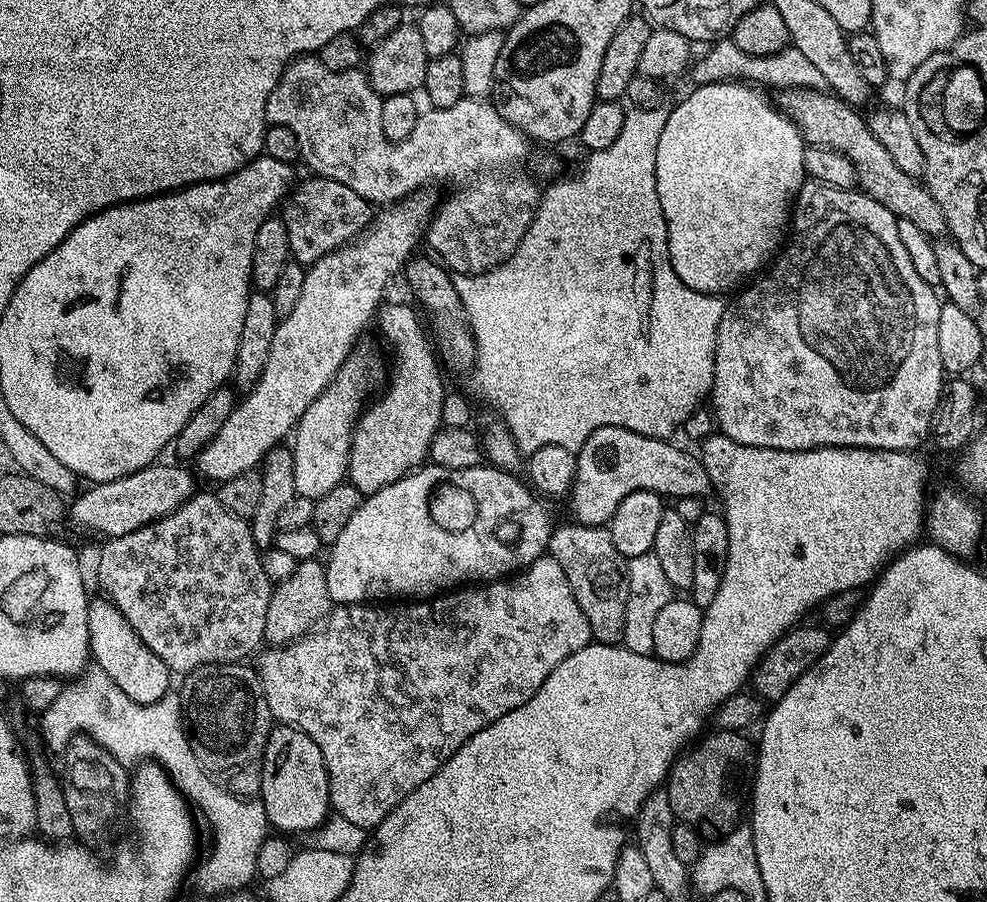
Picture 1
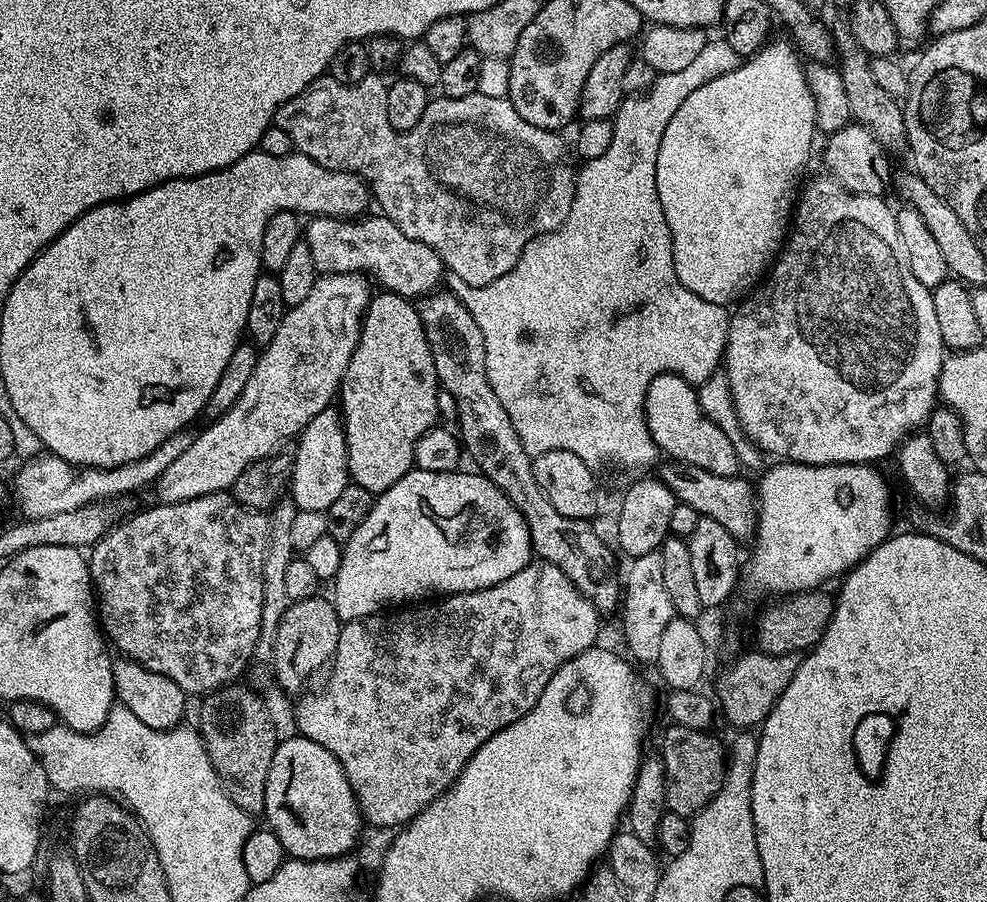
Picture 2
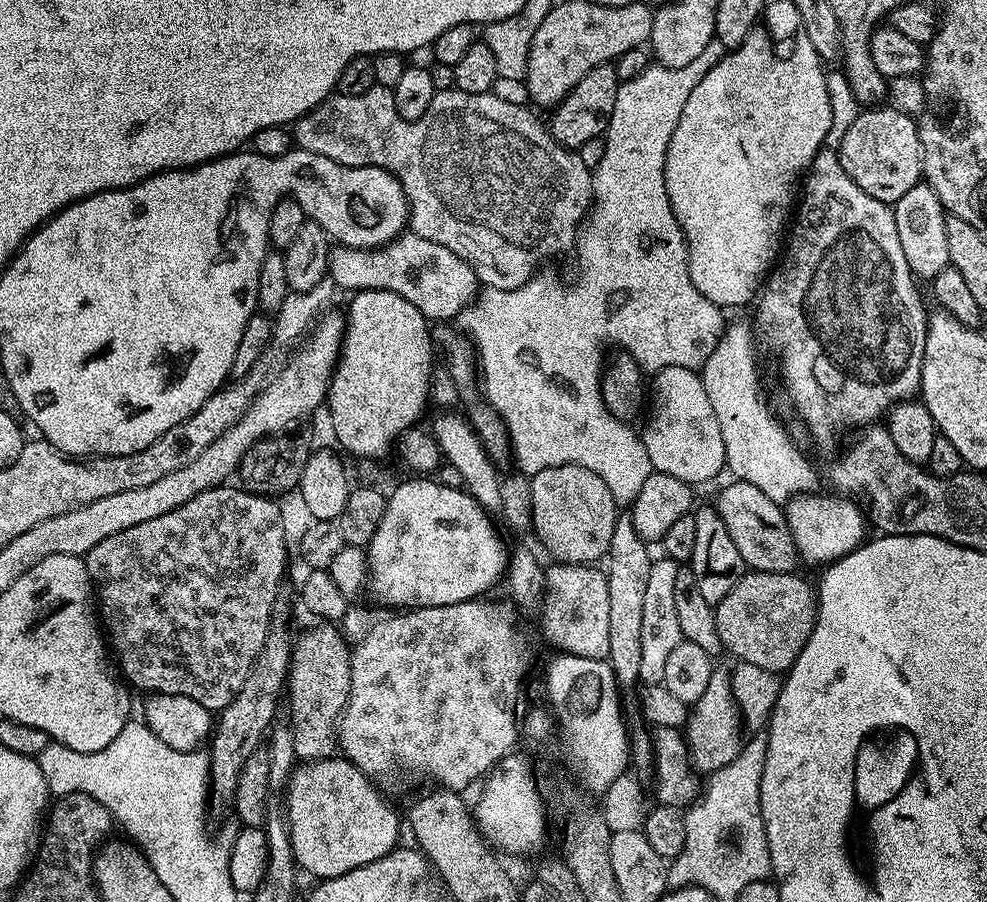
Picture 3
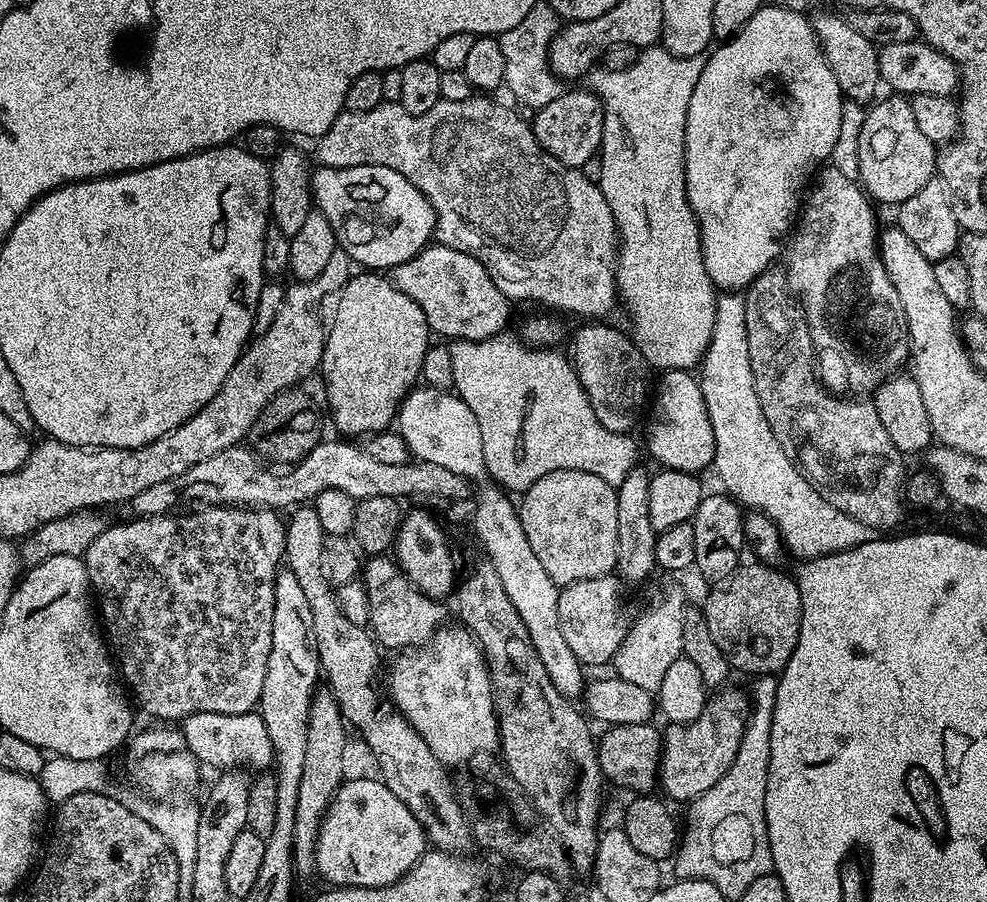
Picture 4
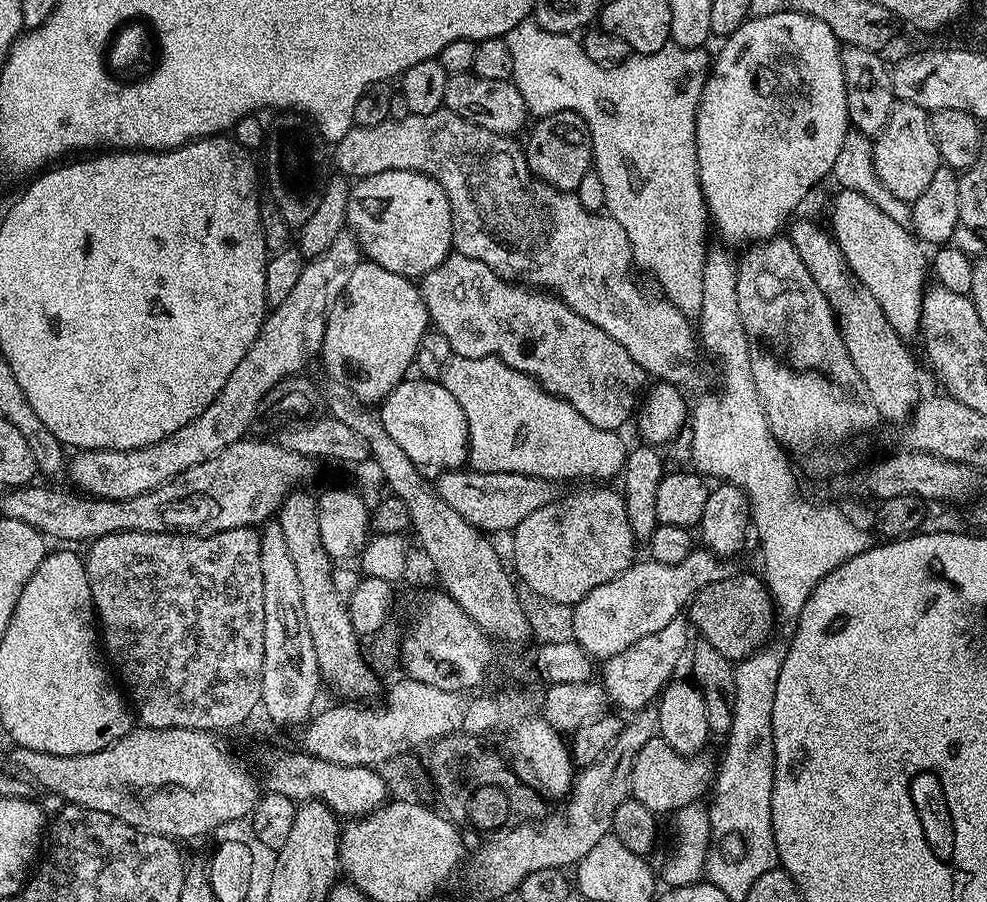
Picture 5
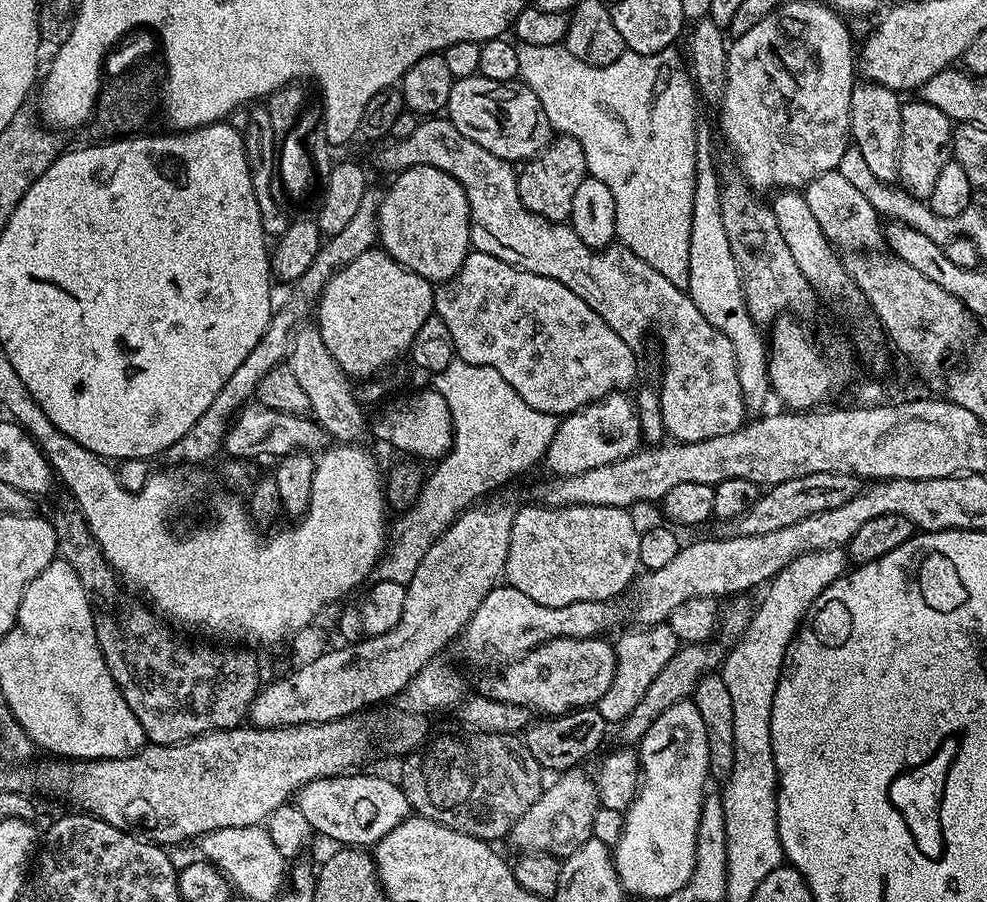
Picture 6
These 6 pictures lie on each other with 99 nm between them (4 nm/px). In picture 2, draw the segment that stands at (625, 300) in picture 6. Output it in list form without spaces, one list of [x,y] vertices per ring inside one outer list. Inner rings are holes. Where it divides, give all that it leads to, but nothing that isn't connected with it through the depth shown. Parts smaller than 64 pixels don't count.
[[[327,74],[320,76],[304,92],[299,92],[278,109],[274,117],[275,127],[286,130],[286,134],[290,134],[292,147],[299,155],[318,162],[318,166],[326,166],[330,170],[339,172],[353,172],[354,175],[359,176],[368,185],[371,199],[375,203],[376,200],[380,203],[379,211],[387,216],[390,222],[394,222],[394,226],[398,226],[398,230],[402,230],[406,238],[414,238],[414,242],[426,242],[426,246],[430,246],[440,255],[445,269],[452,276],[462,278],[462,282],[466,282],[471,288],[481,288],[502,278],[502,274],[506,274],[515,266],[522,250],[526,250],[531,240],[538,238],[544,232],[558,230],[558,226],[566,222],[566,214],[570,214],[570,206],[574,202],[578,172],[575,167],[572,169],[573,157],[570,155],[569,145],[568,148],[564,145],[563,135],[542,130],[538,126],[530,126],[530,122],[526,122],[526,118],[522,118],[522,114],[514,110],[514,106],[507,98],[486,98],[486,94],[481,92],[475,92],[473,96],[466,98],[444,96],[439,98],[440,100],[429,99],[426,114],[422,114],[422,122],[418,122],[414,130],[396,132],[394,126],[390,126],[390,118],[386,118],[388,84],[380,81],[379,78],[381,78],[379,75],[373,74],[362,78],[362,82],[343,84]]]

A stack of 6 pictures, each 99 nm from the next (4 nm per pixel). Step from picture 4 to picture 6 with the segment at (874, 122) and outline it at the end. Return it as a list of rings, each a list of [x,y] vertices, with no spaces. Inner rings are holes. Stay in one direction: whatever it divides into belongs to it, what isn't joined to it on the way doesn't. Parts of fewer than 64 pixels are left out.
[[[916,98],[901,103],[902,110],[902,142],[900,143],[900,174],[898,184],[904,192],[917,202],[927,201],[942,166],[952,155],[952,129],[954,121],[938,106],[930,106],[923,98]]]

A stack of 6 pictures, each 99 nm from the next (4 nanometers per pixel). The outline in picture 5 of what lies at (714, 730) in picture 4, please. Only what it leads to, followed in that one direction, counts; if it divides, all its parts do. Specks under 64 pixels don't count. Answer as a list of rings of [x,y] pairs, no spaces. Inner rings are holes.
[[[660,735],[650,738],[634,758],[631,799],[642,802],[642,806],[657,814],[676,814],[687,809],[684,807],[694,803],[703,792],[705,795],[713,783],[714,764],[706,757],[704,754],[681,756]]]

